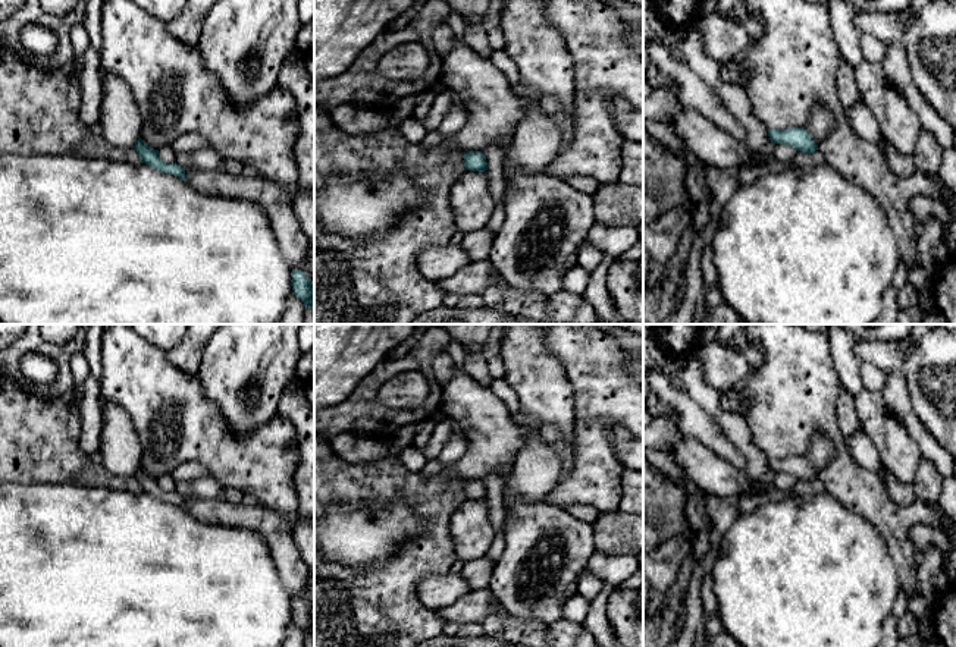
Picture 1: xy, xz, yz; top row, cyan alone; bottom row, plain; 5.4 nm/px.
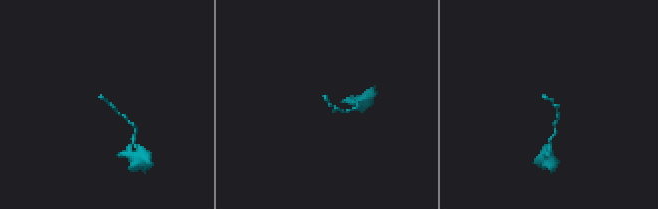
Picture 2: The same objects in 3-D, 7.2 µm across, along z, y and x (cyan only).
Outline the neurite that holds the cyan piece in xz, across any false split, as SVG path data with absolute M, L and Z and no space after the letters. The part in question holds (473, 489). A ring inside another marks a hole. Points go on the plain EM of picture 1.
M466 478L463 491L467 499L473 499L473 500L488 499L488 491L482 480Z

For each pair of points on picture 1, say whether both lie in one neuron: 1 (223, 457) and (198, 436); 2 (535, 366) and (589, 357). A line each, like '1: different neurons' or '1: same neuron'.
1: same neuron
2: different neurons

